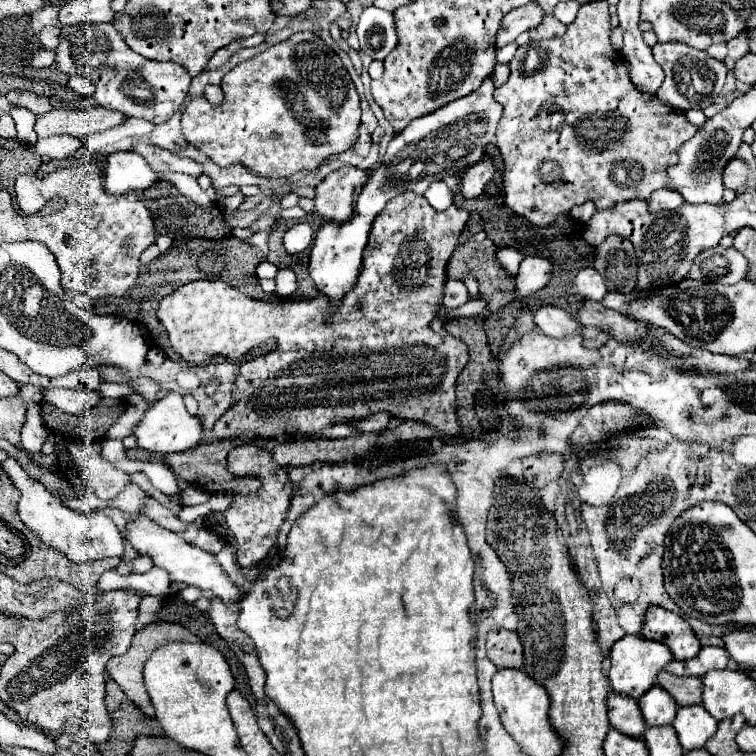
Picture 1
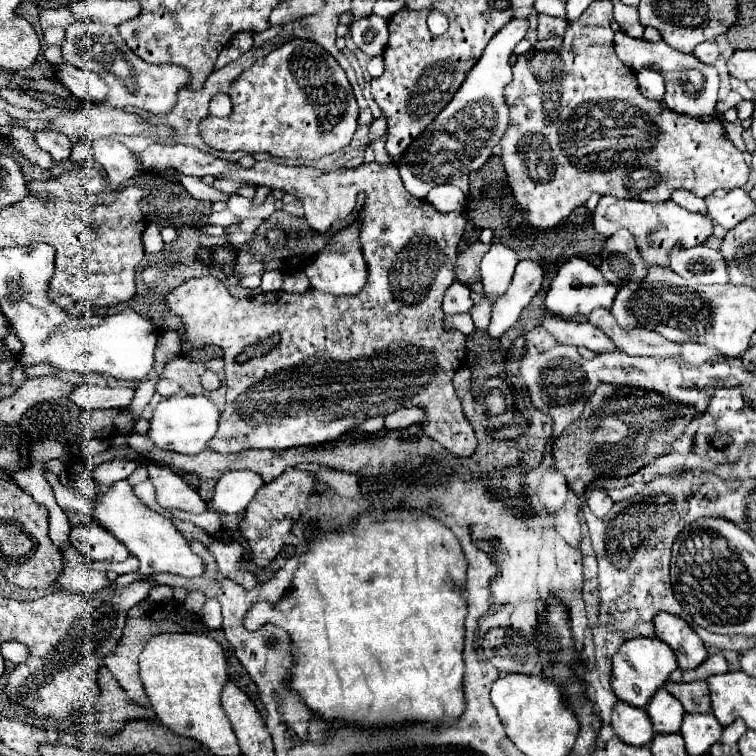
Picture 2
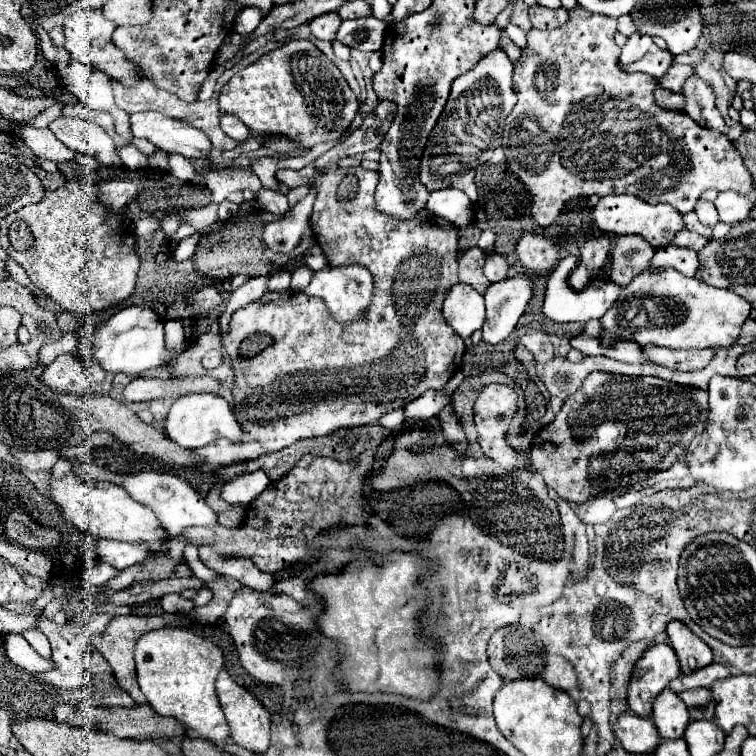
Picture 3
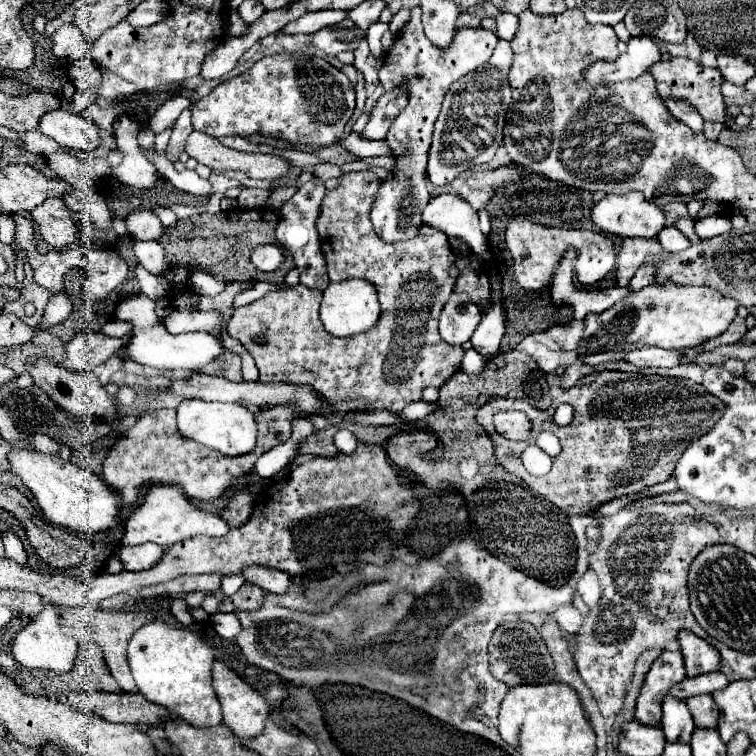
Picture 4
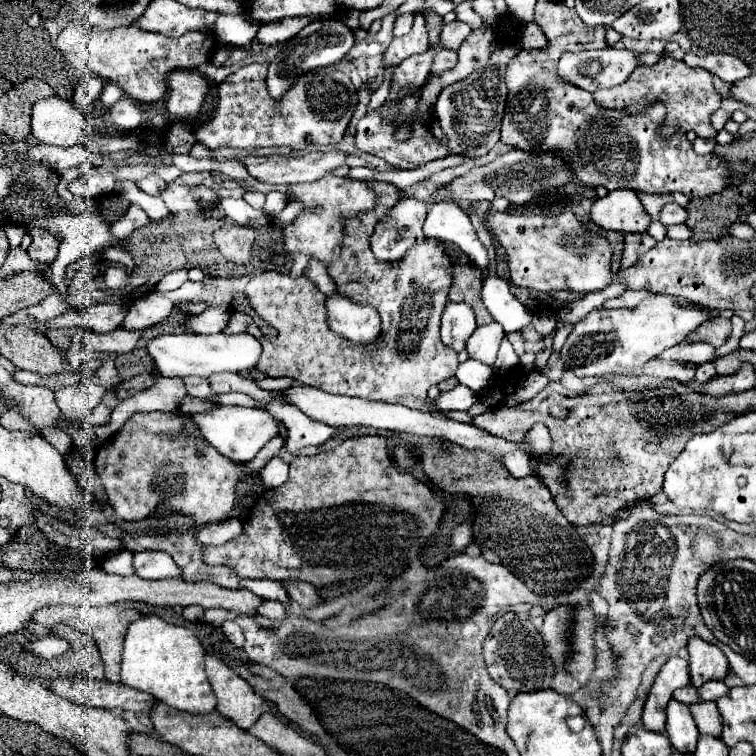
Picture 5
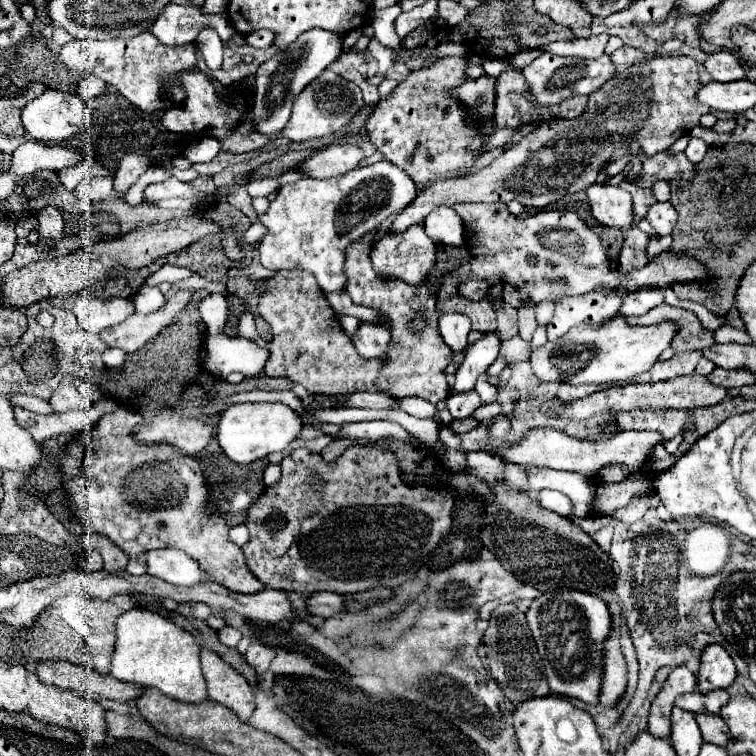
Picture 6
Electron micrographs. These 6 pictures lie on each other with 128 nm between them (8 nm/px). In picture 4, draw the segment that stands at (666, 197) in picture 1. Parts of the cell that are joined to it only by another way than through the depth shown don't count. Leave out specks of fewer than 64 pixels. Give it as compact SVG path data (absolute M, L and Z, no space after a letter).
M712 214L712 216L706 216L706 218L700 218L696 220L694 224L694 230L700 238L714 238L714 236L720 236L724 230L732 230L732 224L726 216L718 216L718 214Z

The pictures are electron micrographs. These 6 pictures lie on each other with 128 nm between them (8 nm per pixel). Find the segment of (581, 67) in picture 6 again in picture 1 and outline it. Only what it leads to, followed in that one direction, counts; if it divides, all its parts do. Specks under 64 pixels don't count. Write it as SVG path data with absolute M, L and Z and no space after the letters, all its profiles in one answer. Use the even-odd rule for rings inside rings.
M666 42L666 44L656 44L656 62L662 66L666 74L666 100L664 104L676 108L676 110L686 110L686 108L706 108L712 104L712 96L720 94L726 78L726 66L720 64L718 60L712 60L710 56L704 56L702 52L692 52L694 48L688 48L684 42ZM700 64L710 64L708 66L708 82L698 80L696 68Z

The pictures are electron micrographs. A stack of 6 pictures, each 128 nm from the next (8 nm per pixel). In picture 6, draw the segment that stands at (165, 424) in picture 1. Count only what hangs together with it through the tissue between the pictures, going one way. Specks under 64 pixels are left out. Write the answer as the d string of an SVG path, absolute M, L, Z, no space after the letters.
M234 404L220 414L216 426L216 438L224 454L238 464L250 464L270 452L286 450L290 442L302 430L302 422L296 412L284 404Z

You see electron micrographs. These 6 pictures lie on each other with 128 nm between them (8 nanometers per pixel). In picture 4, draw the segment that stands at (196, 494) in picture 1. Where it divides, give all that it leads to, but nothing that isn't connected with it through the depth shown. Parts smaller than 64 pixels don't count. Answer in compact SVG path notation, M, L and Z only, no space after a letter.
M152 484L144 498L140 498L136 508L132 510L132 516L126 522L122 544L136 546L144 542L154 542L168 548L180 540L186 540L188 536L224 536L228 530L228 524L218 514L200 510L198 506L190 504L190 498L184 494L184 490L164 484Z

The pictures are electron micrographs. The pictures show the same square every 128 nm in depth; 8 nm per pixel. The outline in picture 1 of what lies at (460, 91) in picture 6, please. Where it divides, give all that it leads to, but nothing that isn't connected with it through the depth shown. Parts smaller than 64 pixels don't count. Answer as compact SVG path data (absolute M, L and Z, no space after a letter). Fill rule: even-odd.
M530 2L526 6L514 8L512 12L508 12L502 20L502 28L496 36L496 50L500 50L502 46L514 42L522 32L536 28L544 18L542 8L538 6L538 2ZM488 78L484 86L480 86L476 92L412 120L400 134L392 138L386 154L380 160L380 166L362 186L362 192L354 204L352 218L340 224L322 222L312 242L308 268L318 292L326 296L330 304L340 304L344 294L350 292L350 288L356 284L362 266L362 252L368 244L372 222L392 200L392 196L406 190L414 194L424 194L432 182L444 178L458 178L464 174L466 168L480 162L486 144L494 140L496 126L502 116L502 108L500 104L494 104L492 94L494 84L492 78Z

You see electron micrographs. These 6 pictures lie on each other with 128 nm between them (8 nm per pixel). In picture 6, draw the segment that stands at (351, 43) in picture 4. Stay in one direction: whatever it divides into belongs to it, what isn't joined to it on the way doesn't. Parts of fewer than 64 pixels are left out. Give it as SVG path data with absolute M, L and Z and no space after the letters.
M310 28L308 32L296 38L296 44L290 44L284 52L274 54L270 60L260 64L256 72L256 90L254 90L254 126L264 136L278 134L286 124L292 110L292 100L300 90L306 88L322 70L326 70L334 60L344 52L342 38L334 32L322 28Z

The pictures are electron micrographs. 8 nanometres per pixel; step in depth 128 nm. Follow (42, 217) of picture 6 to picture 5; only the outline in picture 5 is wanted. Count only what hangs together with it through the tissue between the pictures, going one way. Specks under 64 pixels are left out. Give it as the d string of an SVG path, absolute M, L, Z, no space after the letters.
M30 228L28 234L32 236L32 244L28 248L30 258L50 266L54 262L52 258L56 258L56 254L58 254L58 244L60 242L50 232L40 230L40 228Z

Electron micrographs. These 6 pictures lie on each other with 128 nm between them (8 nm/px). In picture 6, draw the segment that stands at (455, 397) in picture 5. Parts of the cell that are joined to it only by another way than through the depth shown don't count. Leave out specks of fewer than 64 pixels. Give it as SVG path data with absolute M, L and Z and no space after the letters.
M486 332L480 340L470 344L466 350L464 362L460 364L460 368L456 372L454 392L462 394L462 392L474 390L476 378L480 374L484 374L488 370L488 366L496 360L498 350L500 350L500 336L496 332Z

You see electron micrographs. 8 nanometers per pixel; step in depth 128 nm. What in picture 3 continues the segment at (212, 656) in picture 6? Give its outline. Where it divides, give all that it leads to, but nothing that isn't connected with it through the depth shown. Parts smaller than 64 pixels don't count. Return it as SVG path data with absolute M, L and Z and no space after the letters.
M226 670L220 672L218 680L216 680L216 692L218 692L218 698L220 698L220 706L226 714L226 720L230 724L230 736L232 740L246 748L246 750L252 750L252 752L258 752L258 754L264 754L270 746L270 714L266 712L266 708L242 686L238 686Z

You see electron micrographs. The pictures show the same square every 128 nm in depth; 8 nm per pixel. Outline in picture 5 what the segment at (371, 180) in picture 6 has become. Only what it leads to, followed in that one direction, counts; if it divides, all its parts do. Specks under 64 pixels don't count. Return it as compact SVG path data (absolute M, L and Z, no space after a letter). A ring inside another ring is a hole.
M326 174L320 180L314 180L308 184L290 186L288 196L302 200L306 206L320 204L320 210L302 212L290 226L284 226L284 246L292 258L290 276L293 278L299 278L303 274L310 258L316 258L324 264L332 264L332 260L338 260L340 240L344 236L342 234L344 218L352 218L358 212L368 212L376 208L376 194L370 192L364 182L348 180L348 178L334 178L332 174ZM220 198L220 200L218 200L218 206L224 210L224 214L226 214L228 218L232 218L232 220L238 222L238 224L246 224L246 222L252 220L252 218L262 218L262 216L266 216L264 210L254 210L254 208L248 206L242 198L240 198L240 200Z

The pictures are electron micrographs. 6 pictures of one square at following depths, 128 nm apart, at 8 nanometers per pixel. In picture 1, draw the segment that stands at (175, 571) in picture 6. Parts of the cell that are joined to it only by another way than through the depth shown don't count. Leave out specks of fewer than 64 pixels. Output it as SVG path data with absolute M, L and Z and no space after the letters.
M6 458L2 468L22 494L16 504L20 520L32 534L36 534L40 538L42 544L48 544L50 548L62 552L72 562L94 562L94 560L108 558L108 556L122 556L124 540L120 538L116 524L106 514L102 514L102 512L78 514L78 512L66 508L64 504L60 504L60 500L56 500L44 488L42 482L28 476L14 458Z

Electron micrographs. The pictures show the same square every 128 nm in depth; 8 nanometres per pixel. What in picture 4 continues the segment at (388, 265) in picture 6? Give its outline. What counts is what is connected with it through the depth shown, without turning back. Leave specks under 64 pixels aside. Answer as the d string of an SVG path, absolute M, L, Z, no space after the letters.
M418 6L412 8L412 18L408 26L402 28L400 34L396 34L394 44L386 52L384 64L380 68L380 84L386 92L398 86L404 86L408 92L408 106L392 122L386 136L390 152L396 158L396 170L382 180L382 186L372 204L372 224L376 228L376 234L386 242L398 242L402 238L416 236L422 224L422 210L430 200L426 180L424 180L426 160L428 160L434 122L440 114L442 100L448 92L448 86L454 80L466 76L468 72L484 66L498 44L498 36L490 30L460 26L456 28L448 48L436 48L424 36L420 16L422 10Z

